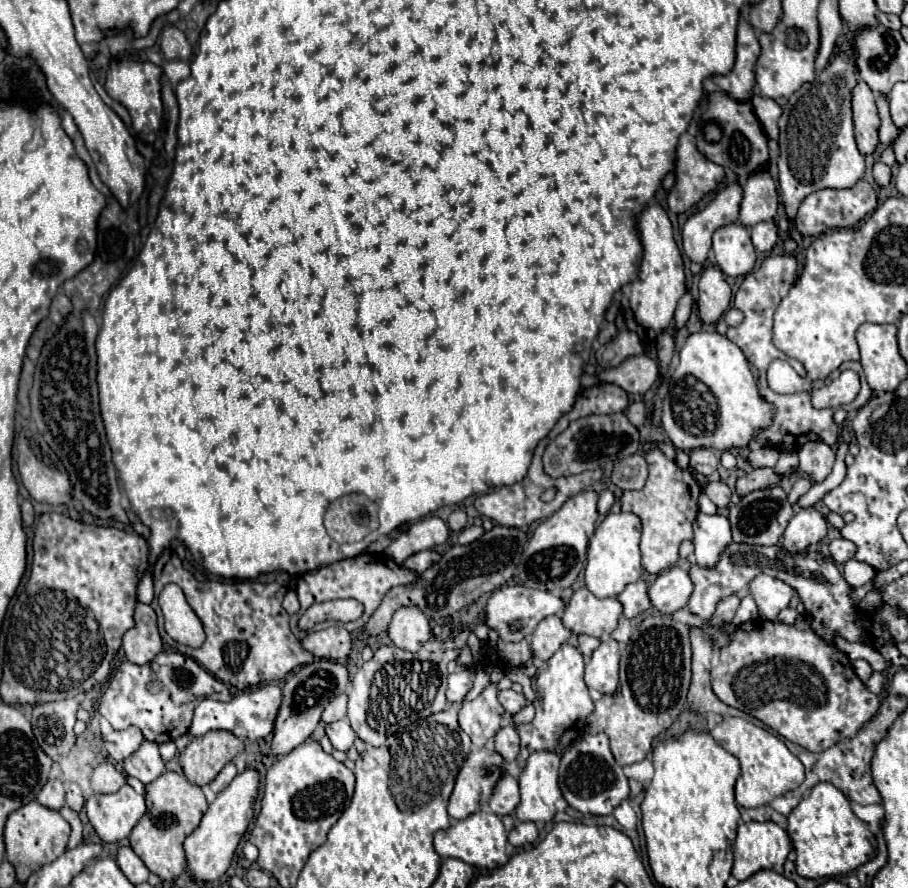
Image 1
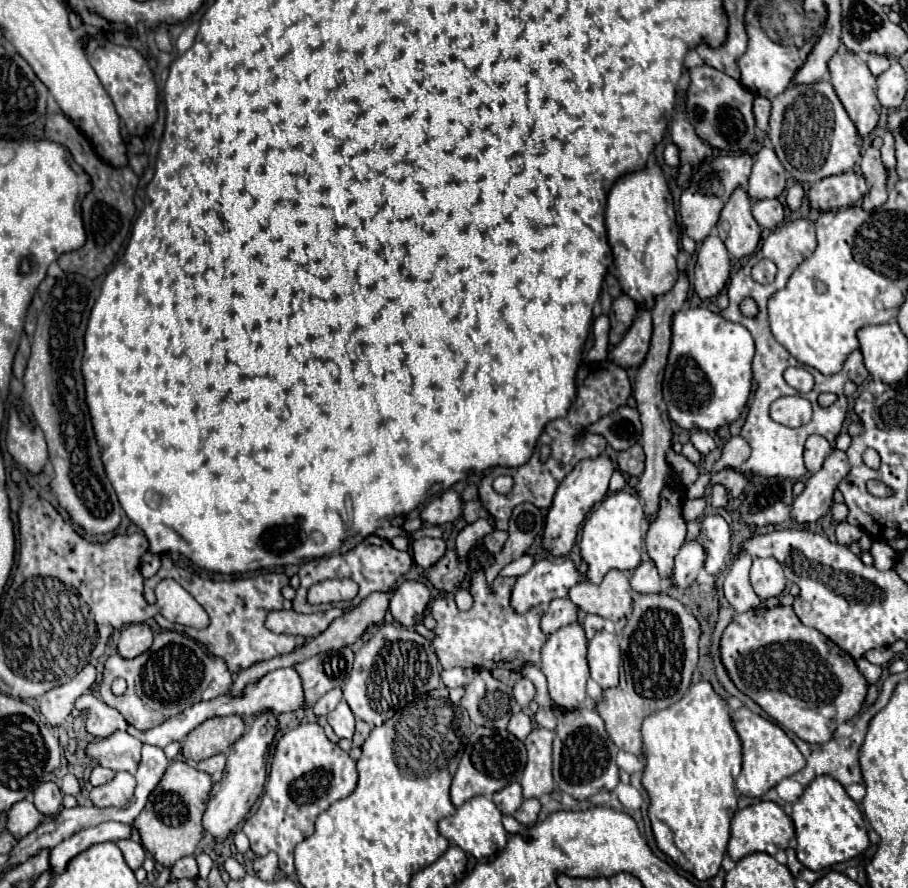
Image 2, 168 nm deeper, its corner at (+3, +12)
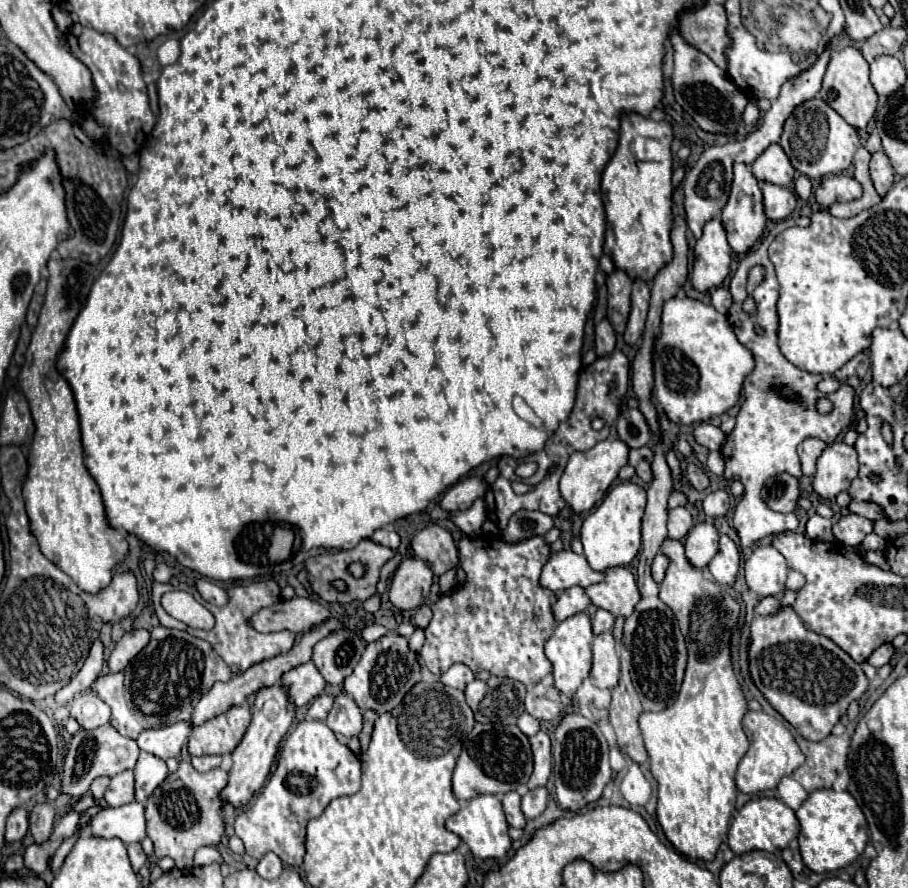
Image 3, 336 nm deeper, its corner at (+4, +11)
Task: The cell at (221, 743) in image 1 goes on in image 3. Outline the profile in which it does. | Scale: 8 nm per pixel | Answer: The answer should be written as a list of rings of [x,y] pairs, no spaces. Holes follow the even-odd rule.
[[[249,705],[231,707],[229,711],[197,725],[189,735],[191,755],[225,755],[231,753],[245,735],[251,721]]]

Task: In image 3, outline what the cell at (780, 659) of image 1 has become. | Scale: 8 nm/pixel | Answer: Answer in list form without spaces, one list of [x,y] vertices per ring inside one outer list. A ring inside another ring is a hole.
[[[781,607],[773,615],[755,615],[751,621],[751,645],[747,649],[749,675],[755,687],[771,703],[771,707],[783,715],[799,735],[807,741],[823,741],[833,725],[847,713],[847,707],[853,699],[859,699],[867,691],[867,677],[859,663],[855,663],[843,649],[839,649],[831,639],[819,635],[811,629],[805,629],[793,607]]]

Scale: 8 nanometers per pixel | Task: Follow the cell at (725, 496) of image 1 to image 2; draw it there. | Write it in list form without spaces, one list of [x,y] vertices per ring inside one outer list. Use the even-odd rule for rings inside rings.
[[[714,486],[712,488],[712,494],[710,494],[710,504],[714,508],[724,508],[728,504],[728,490],[724,486]]]

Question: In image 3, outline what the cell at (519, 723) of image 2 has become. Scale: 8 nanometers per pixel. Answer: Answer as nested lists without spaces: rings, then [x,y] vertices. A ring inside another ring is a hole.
[[[523,713],[519,719],[517,719],[517,727],[525,733],[525,735],[535,735],[539,731],[539,721],[529,715],[529,713]]]

